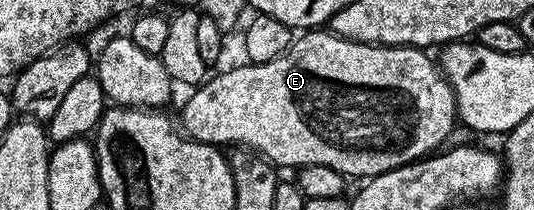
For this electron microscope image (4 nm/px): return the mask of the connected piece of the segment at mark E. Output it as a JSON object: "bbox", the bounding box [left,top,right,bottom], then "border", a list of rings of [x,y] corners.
{"bbox":[180,29,458,177],"border":[[[310,29],[305,33],[299,34],[302,35],[293,40],[287,51],[285,51],[280,57],[276,57],[272,61],[267,63],[256,63],[253,65],[245,65],[246,67],[234,67],[231,71],[222,71],[219,75],[211,74],[207,78],[206,82],[193,88],[189,92],[190,95],[186,99],[186,104],[182,107],[182,123],[180,119],[180,127],[183,132],[189,138],[194,139],[197,143],[212,143],[215,145],[223,145],[222,143],[236,143],[232,145],[237,145],[242,149],[249,149],[251,152],[260,153],[261,158],[266,160],[267,163],[273,165],[275,168],[281,169],[281,167],[294,167],[293,169],[301,169],[303,167],[327,167],[328,169],[336,169],[342,176],[351,177],[350,175],[362,175],[361,177],[373,177],[376,175],[383,175],[388,173],[392,169],[397,167],[402,167],[406,163],[412,163],[419,159],[425,159],[431,153],[437,152],[439,148],[443,146],[442,142],[449,137],[450,134],[454,131],[454,123],[456,127],[456,116],[458,113],[458,106],[454,100],[454,91],[450,88],[450,83],[447,81],[445,75],[442,73],[441,66],[437,62],[434,63],[429,59],[427,52],[421,47],[381,47],[379,43],[361,43],[360,41],[352,41],[351,39],[345,39],[339,35],[335,35],[333,31],[329,29]]]}

